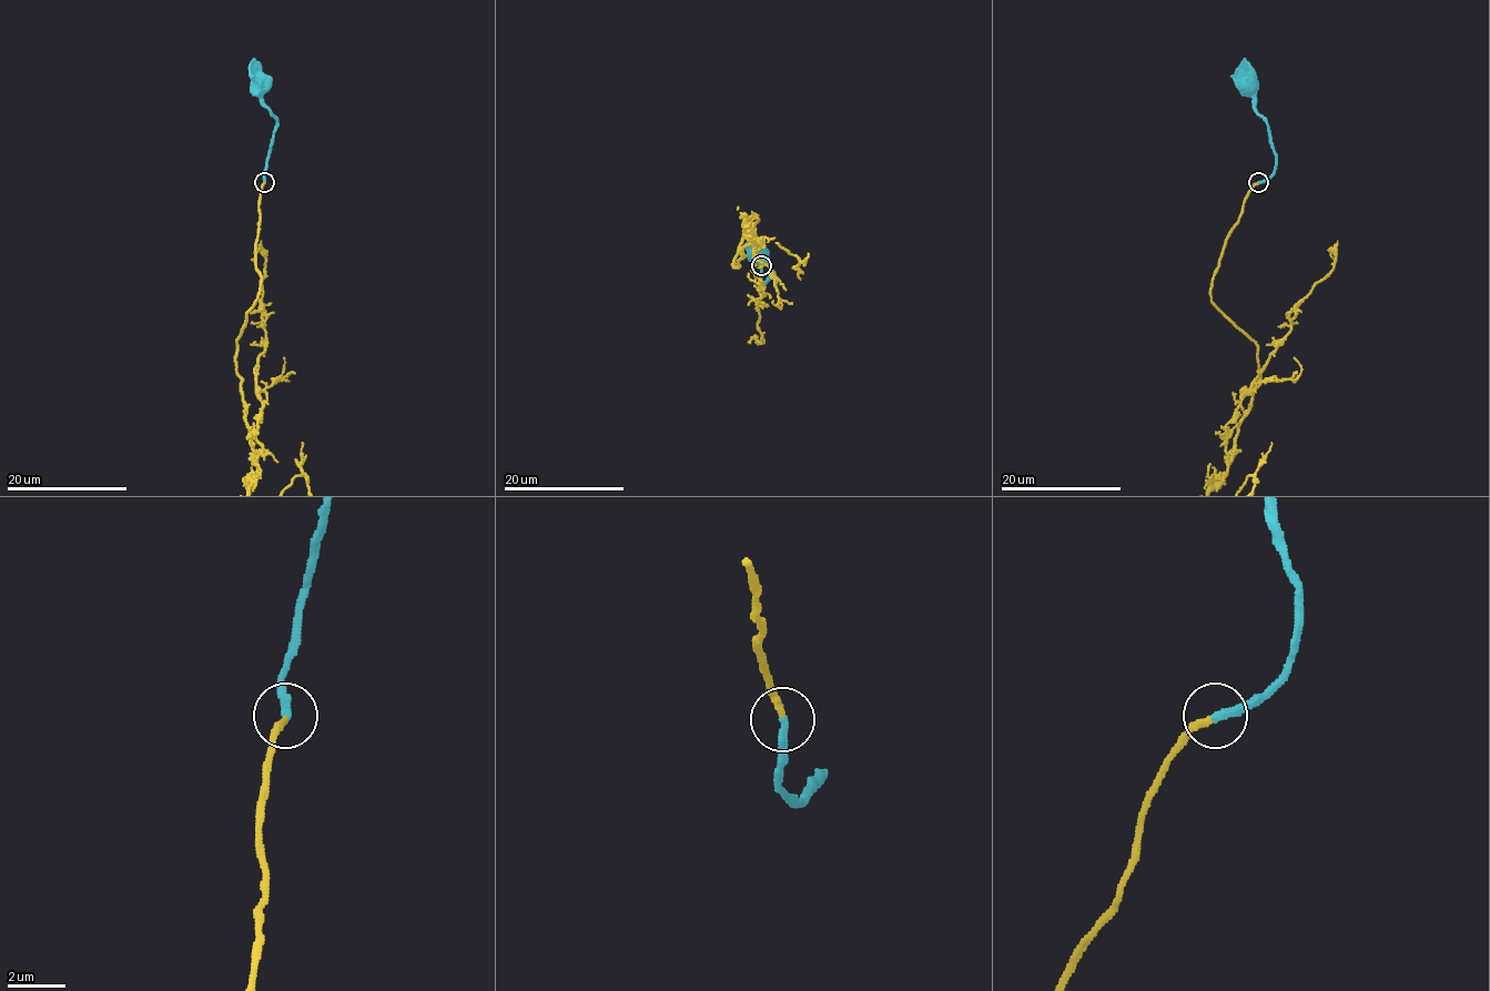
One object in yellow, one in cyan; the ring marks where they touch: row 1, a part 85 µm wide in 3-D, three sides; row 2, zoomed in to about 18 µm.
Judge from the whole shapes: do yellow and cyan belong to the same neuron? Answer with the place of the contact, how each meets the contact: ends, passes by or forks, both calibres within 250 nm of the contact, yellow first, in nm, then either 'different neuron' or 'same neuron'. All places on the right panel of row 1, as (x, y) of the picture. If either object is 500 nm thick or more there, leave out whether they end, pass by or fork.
place (1258, 182); yellow ends; cyan ends; calibres 240 and 280 nm; same neuron

